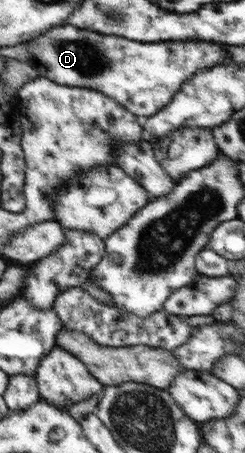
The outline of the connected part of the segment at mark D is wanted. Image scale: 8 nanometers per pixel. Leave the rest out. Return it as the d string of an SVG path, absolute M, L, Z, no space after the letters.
M73 24L54 26L39 37L28 41L27 62L38 72L39 76L52 79L53 82L93 88L114 98L121 106L134 115L144 117L159 113L179 93L181 85L195 73L222 64L228 57L228 47L219 42L155 42L143 44L121 35L101 34L93 30L83 30Z

